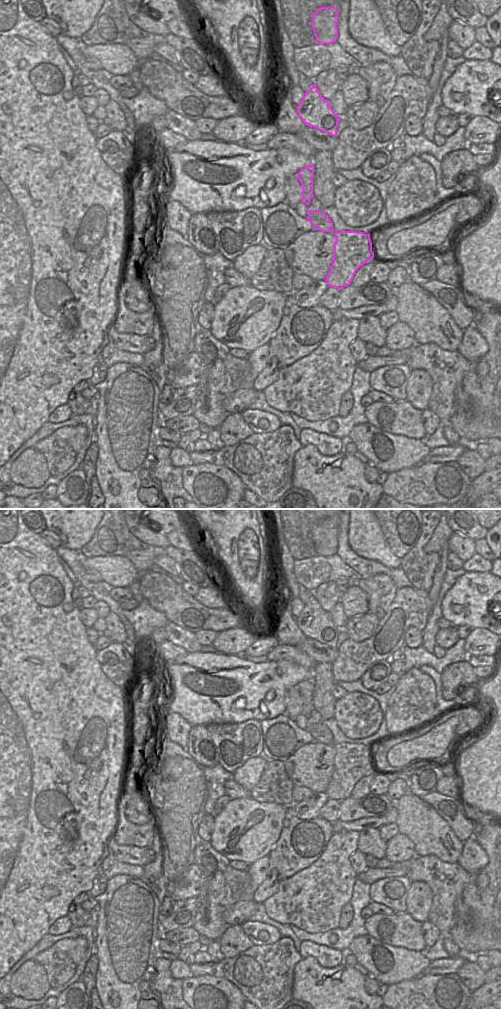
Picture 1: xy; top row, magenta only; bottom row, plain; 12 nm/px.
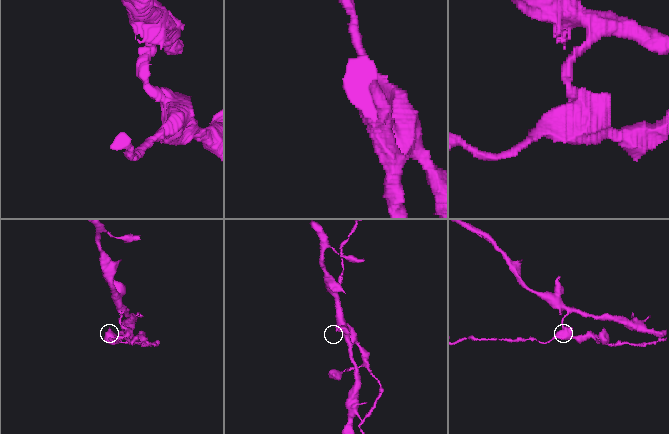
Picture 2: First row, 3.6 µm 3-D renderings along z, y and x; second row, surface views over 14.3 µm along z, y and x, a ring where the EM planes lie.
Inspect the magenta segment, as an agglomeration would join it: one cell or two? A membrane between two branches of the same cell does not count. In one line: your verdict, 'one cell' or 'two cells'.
two cells

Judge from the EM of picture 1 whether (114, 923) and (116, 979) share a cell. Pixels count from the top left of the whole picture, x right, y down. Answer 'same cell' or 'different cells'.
same cell

